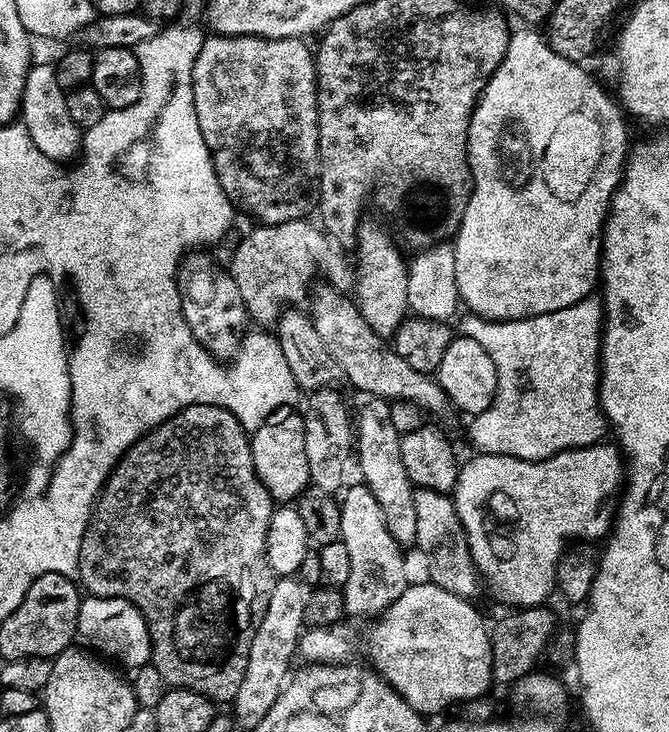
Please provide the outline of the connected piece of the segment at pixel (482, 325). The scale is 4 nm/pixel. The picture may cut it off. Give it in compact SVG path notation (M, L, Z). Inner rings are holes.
M599 299L579 300L574 302L574 306L566 306L566 310L554 310L550 314L538 314L521 320L488 320L485 316L475 314L464 314L464 317L462 316L459 317L459 320L461 319L459 331L463 335L478 342L478 345L486 351L490 348L496 348L496 352L500 352L500 356L495 356L492 359L496 364L497 378L496 392L493 395L492 404L485 412L473 415L470 420L472 425L468 428L468 436L472 439L472 444L476 447L477 453L489 456L513 456L523 460L545 460L554 454L564 452L568 448L585 448L591 444L599 444L605 439L606 421L604 412L600 408L600 338L604 331L604 306Z

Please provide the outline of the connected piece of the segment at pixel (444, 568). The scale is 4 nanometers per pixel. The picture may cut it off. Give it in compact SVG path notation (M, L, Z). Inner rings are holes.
M416 488L413 500L417 522L417 538L414 544L416 548L420 547L420 552L424 555L424 564L428 567L427 579L442 590L450 590L450 594L476 598L480 588L482 589L480 571L476 569L464 527L458 518L455 499L442 492Z

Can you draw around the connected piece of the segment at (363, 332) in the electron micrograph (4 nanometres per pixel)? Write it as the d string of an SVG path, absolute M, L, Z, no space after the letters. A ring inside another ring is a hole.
M320 282L310 292L310 315L322 346L330 350L330 358L338 362L341 373L360 392L368 392L369 397L380 397L389 402L394 400L412 401L423 408L425 413L444 412L450 408L450 401L436 378L427 372L414 370L410 362L402 362L396 349L386 343L385 337L376 333L362 318L355 299L341 289L327 282Z

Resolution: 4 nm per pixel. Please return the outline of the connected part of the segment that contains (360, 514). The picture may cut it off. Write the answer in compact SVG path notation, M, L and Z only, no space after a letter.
M357 482L339 501L341 510L341 534L339 540L346 542L350 550L350 578L346 578L342 589L344 610L349 617L375 618L408 588L410 577L404 565L402 547L388 529L382 506L368 485Z

